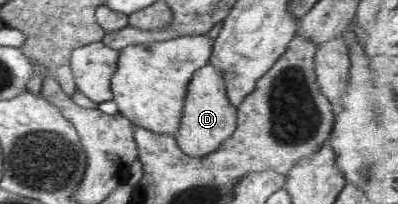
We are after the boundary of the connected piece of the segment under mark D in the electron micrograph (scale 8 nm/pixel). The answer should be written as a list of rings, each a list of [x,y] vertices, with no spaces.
[[[210,65],[197,69],[188,84],[180,127],[175,135],[179,148],[186,155],[204,157],[216,151],[234,133],[236,126],[237,108],[227,99],[221,71]]]

